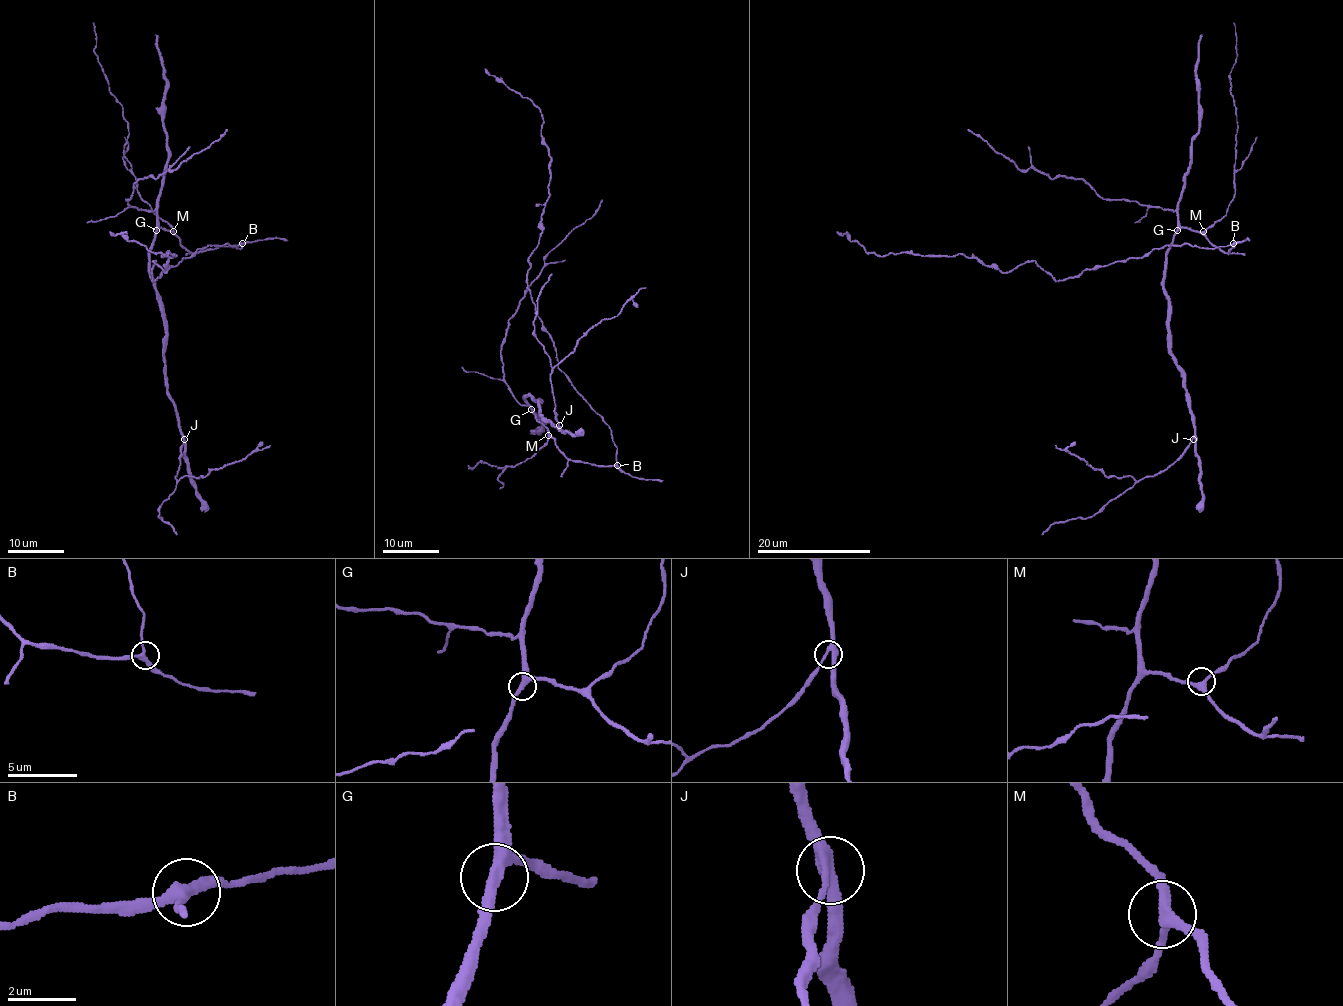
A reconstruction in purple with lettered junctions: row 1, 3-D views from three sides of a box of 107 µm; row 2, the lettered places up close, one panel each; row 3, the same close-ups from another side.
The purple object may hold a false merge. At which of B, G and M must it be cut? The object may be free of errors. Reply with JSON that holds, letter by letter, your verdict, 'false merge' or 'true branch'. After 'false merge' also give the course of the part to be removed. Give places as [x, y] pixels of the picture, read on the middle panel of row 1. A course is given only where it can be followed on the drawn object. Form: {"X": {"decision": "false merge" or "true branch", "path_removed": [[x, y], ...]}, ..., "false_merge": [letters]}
{"B": {"decision": "true branch"}, "G": {"decision": "true branch"}, "M": {"decision": "true branch"}, "false_merge": []}

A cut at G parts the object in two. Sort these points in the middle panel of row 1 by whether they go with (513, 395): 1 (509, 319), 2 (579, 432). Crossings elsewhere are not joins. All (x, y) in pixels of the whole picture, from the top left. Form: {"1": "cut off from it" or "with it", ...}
{"1": "with it", "2": "cut off from it"}

